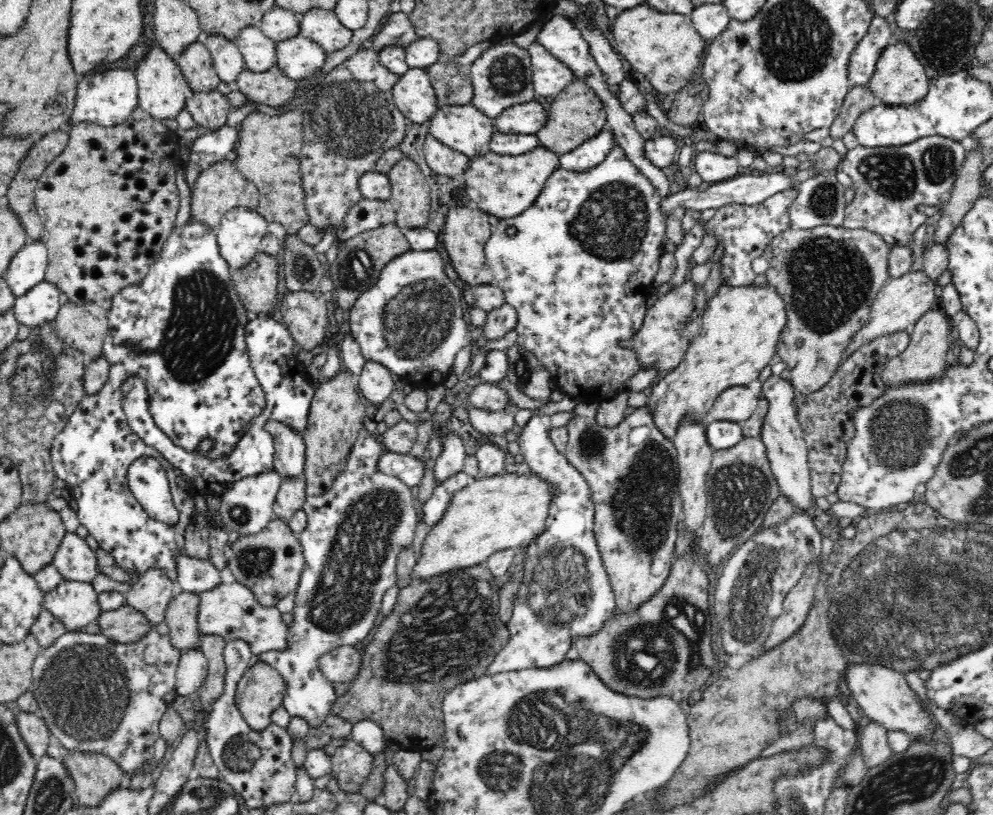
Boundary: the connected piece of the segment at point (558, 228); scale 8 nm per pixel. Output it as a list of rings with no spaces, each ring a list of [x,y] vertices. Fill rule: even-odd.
[[[616,146],[608,157],[597,166],[582,173],[558,167],[543,184],[537,199],[526,208],[519,216],[500,219],[498,225],[491,230],[491,235],[485,244],[485,259],[493,272],[493,284],[502,289],[505,303],[509,304],[517,314],[515,329],[518,332],[516,343],[526,347],[544,364],[550,371],[553,382],[564,394],[568,394],[578,403],[602,402],[610,400],[613,396],[625,391],[625,382],[634,376],[640,369],[636,354],[629,348],[622,346],[622,341],[630,338],[637,328],[640,328],[645,312],[645,302],[654,291],[651,284],[659,265],[659,258],[664,253],[664,247],[660,249],[660,239],[665,236],[666,224],[660,215],[659,202],[661,196],[654,185],[635,167],[624,155],[622,149]],[[514,229],[514,234],[508,234],[508,230]]]

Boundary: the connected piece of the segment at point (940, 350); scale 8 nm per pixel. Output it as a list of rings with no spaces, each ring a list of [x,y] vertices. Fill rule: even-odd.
[[[940,310],[925,312],[910,330],[910,344],[899,356],[884,365],[881,379],[886,385],[902,381],[926,381],[942,374],[950,348],[950,318]]]

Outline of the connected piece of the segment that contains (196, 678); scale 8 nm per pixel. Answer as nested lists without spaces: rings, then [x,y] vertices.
[[[199,646],[181,651],[175,683],[177,695],[188,696],[198,691],[207,677],[208,661]]]

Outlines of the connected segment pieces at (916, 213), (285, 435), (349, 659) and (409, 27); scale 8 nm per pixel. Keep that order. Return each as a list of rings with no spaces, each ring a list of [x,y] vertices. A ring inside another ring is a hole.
[[[928,136],[902,147],[864,147],[857,146],[843,157],[842,172],[851,178],[854,189],[852,199],[847,202],[841,227],[864,228],[875,232],[888,246],[905,246],[913,239],[913,234],[927,221],[927,215],[920,212],[922,206],[934,206],[940,199],[948,198],[958,171],[968,157],[958,141]]]
[[[270,420],[264,424],[275,444],[273,454],[273,466],[276,472],[284,477],[298,477],[304,479],[303,464],[305,455],[305,443],[303,434],[288,427],[282,421]]]
[[[341,644],[323,652],[317,658],[321,673],[332,682],[346,682],[352,680],[357,673],[360,657],[358,646]]]
[[[400,11],[391,13],[380,26],[378,33],[370,38],[369,45],[378,52],[383,46],[398,45],[403,48],[418,38],[409,16]]]

